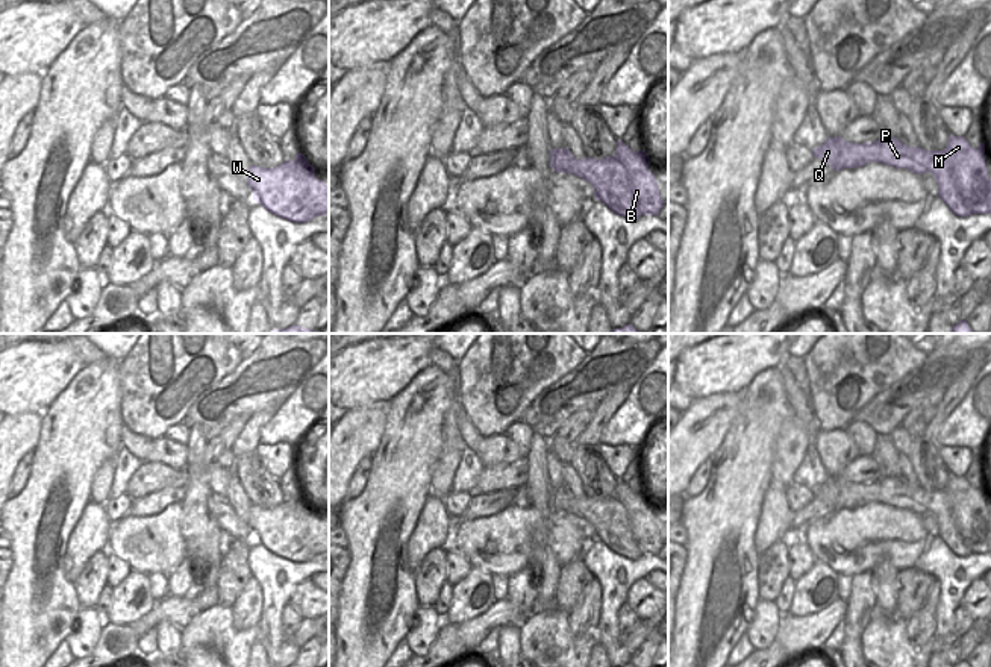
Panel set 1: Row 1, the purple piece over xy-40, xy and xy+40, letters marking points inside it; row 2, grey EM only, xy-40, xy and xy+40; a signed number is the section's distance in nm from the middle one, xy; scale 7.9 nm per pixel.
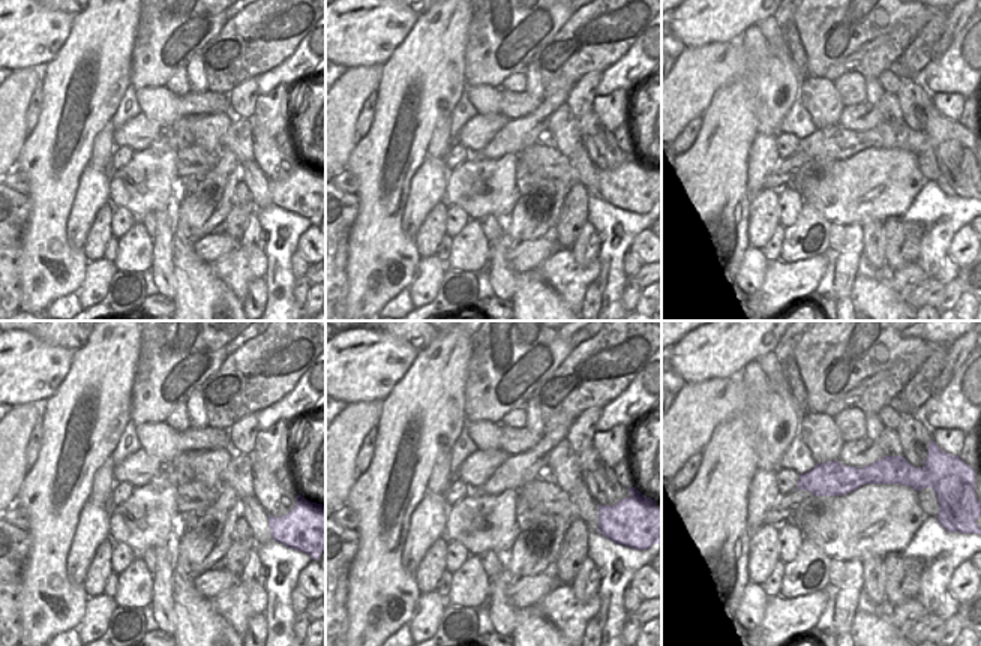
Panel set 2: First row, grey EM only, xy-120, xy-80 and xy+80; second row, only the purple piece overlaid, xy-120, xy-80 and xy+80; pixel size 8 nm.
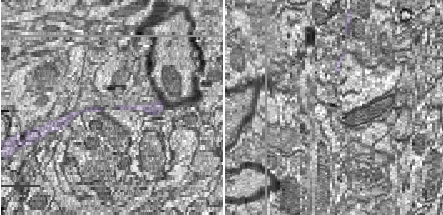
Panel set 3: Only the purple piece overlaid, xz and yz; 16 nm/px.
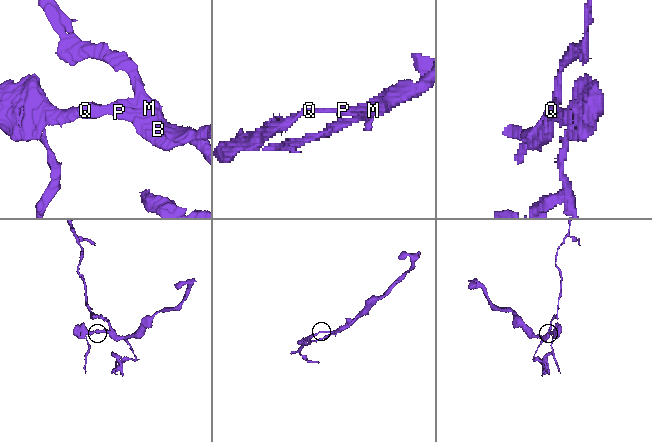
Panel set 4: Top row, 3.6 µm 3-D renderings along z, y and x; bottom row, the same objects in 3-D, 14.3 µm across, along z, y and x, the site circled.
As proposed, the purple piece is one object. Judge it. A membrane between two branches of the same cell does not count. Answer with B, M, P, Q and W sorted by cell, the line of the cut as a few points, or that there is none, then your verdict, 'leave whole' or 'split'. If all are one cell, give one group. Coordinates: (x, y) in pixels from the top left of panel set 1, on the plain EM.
groups B M W / P Q; cut xy+40 (937, 491), (920, 501), (926, 511); split

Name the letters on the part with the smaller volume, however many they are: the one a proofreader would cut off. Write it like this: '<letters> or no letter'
P, Q

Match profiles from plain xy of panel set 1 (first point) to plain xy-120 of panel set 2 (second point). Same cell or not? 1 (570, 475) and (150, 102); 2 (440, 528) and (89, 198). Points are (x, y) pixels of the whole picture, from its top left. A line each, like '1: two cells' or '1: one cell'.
1: two cells
2: one cell

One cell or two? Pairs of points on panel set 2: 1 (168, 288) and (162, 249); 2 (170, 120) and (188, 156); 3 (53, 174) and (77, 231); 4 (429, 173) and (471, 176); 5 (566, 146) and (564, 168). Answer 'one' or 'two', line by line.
1: one
2: two
3: two
4: two
5: two

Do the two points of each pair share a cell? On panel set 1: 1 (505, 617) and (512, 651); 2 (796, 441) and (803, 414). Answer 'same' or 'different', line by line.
1: different
2: different

